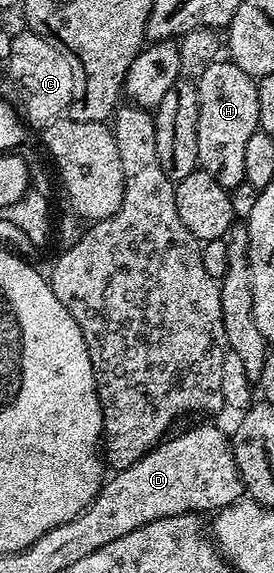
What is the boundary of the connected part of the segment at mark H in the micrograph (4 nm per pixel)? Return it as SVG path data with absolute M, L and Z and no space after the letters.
M219 58L196 77L198 86L198 121L196 122L196 150L198 168L207 172L227 190L246 183L244 153L248 138L258 127L258 86L250 76L229 58Z

